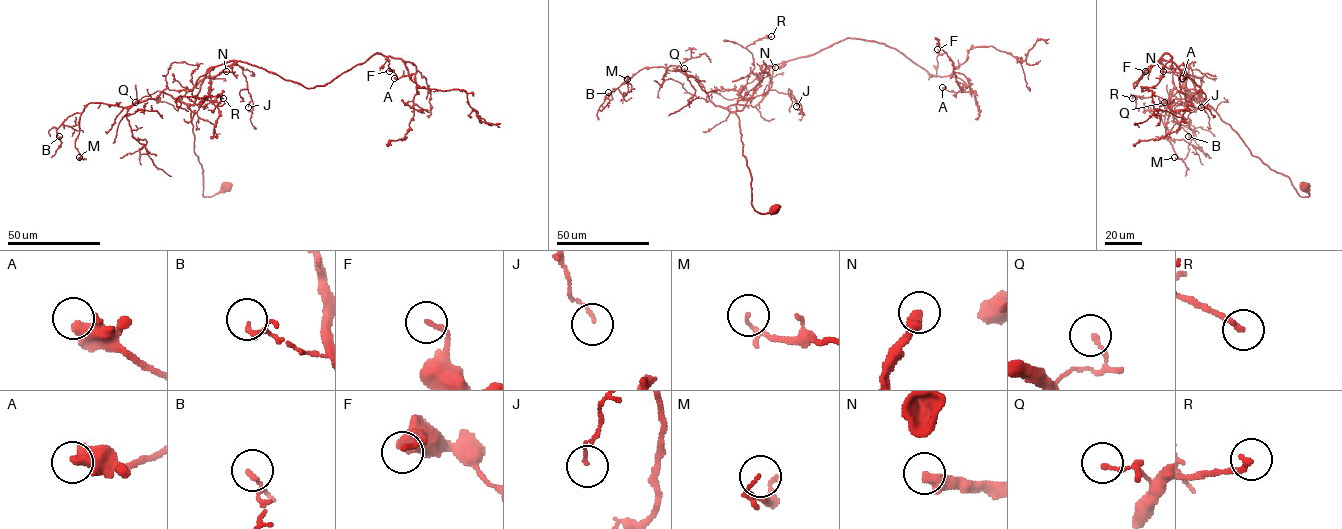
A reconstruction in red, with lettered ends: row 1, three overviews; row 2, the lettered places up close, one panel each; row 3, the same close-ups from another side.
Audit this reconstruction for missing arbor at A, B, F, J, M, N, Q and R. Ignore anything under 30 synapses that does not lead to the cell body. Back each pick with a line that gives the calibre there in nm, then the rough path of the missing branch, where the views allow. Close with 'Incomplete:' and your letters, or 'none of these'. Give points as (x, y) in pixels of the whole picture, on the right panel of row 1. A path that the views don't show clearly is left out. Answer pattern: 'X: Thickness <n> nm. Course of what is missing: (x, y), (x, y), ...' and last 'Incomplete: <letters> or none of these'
N: Thickness 440 nm. Course of what is missing: (1163, 71), (1154, 71), (1165, 93), (1151, 91), (1154, 100), (1150, 108)
Incomplete: N

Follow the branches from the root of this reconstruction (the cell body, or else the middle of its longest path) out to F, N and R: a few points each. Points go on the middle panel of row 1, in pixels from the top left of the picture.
F: (775, 209), (761, 213), (751, 204), (735, 113), (763, 70), (856, 38), (896, 49), (935, 76), (937, 49)
N: (775, 209), (761, 213), (753, 207), (739, 119), (727, 108), (755, 106), (775, 67)
R: (775, 209), (761, 213), (751, 204), (751, 174), (735, 112), (754, 67), (746, 47), (771, 36)

